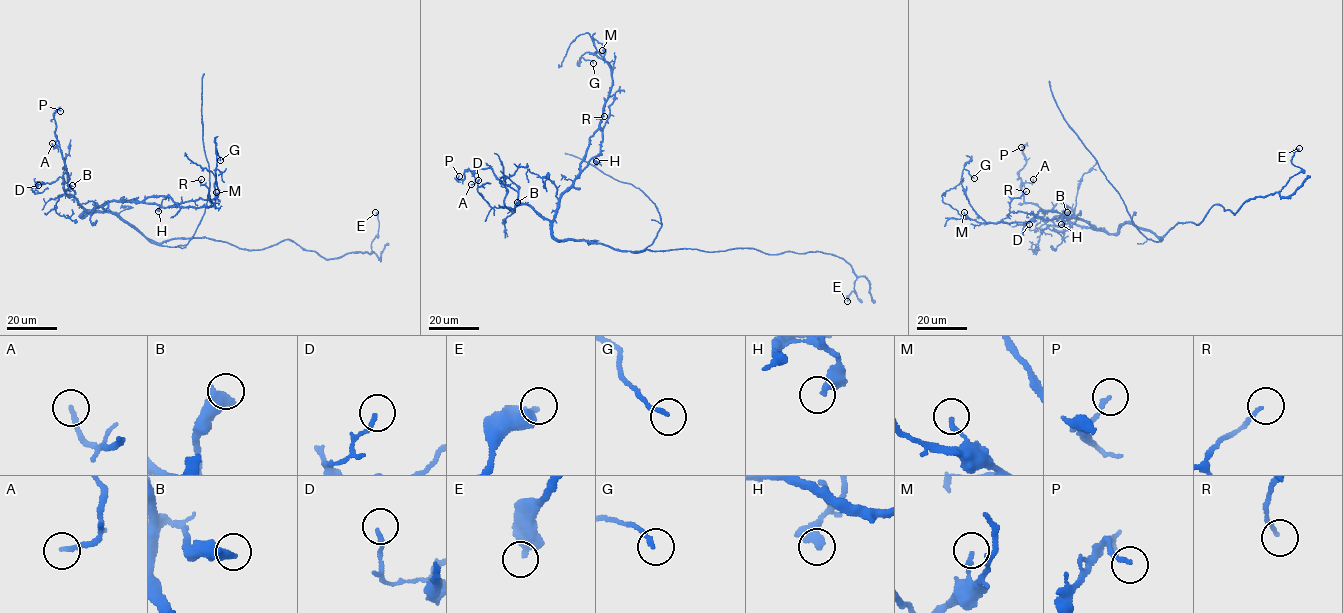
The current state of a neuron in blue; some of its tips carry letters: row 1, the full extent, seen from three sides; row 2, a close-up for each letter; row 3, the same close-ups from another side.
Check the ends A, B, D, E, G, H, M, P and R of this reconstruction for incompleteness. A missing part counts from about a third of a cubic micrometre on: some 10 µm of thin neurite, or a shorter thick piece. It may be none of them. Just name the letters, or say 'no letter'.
no letter

